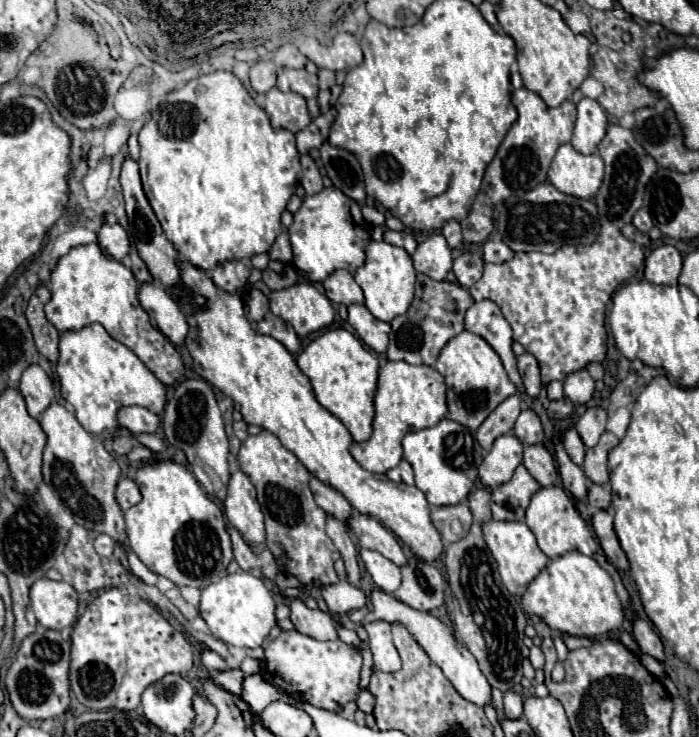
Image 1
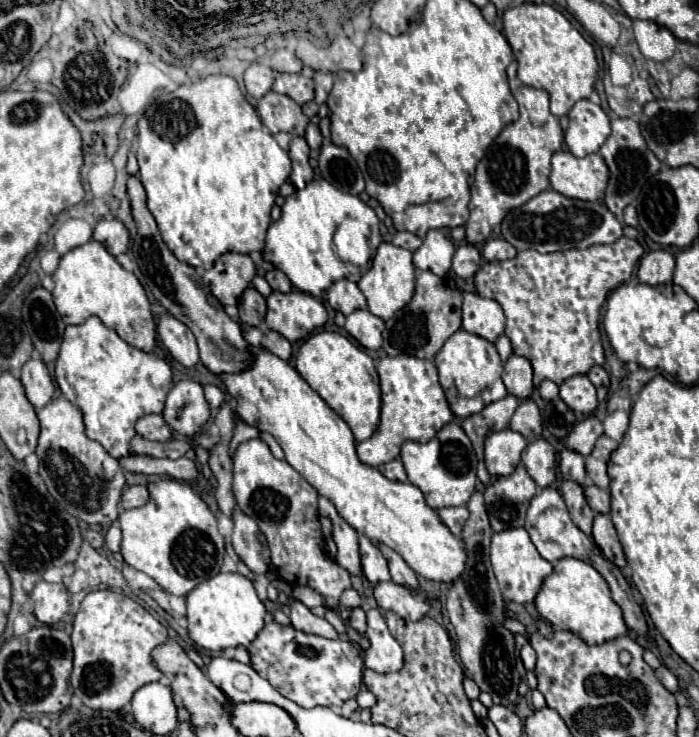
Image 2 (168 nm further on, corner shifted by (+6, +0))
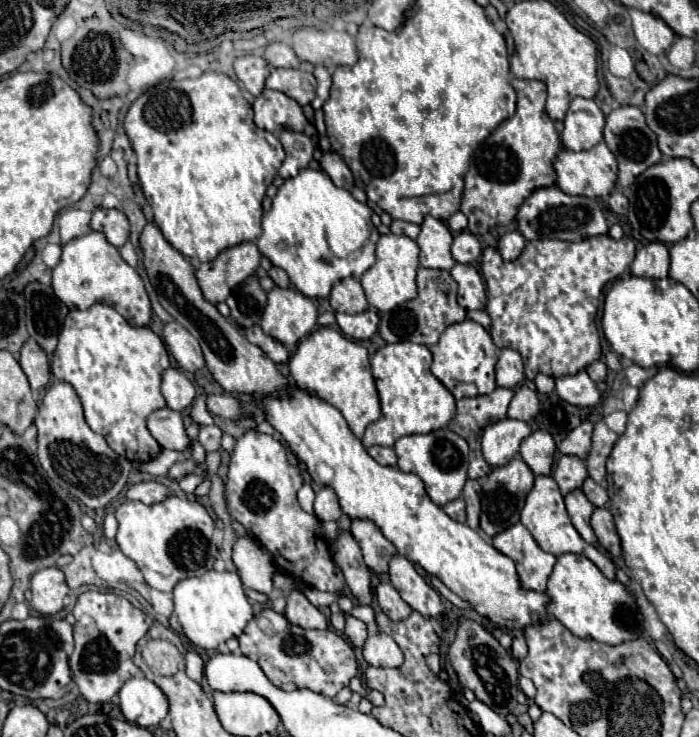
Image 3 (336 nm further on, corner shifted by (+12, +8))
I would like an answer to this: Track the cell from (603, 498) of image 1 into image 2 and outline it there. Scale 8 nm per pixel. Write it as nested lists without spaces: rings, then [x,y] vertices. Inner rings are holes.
[[[586,486],[584,496],[588,500],[588,506],[598,512],[598,514],[608,514],[610,512],[610,494],[598,486]]]

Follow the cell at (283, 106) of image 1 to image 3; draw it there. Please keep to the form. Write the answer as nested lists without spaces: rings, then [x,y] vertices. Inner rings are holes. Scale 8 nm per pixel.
[[[264,90],[252,104],[254,108],[254,124],[262,130],[268,130],[272,134],[280,130],[294,130],[302,132],[306,126],[306,116],[296,104],[296,100],[288,98],[282,92],[276,90]]]

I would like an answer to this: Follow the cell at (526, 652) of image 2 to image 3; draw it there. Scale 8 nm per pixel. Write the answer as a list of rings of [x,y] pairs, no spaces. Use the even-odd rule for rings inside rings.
[[[514,632],[514,642],[512,642],[512,656],[514,656],[516,660],[522,660],[526,654],[528,654],[528,646],[526,646],[526,640],[524,640],[522,632]]]

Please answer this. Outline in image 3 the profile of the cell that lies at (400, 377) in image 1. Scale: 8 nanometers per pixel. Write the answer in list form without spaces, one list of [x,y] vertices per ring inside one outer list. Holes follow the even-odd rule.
[[[396,342],[382,346],[372,362],[372,376],[380,394],[382,416],[368,424],[362,444],[368,446],[394,446],[400,436],[428,434],[446,426],[456,414],[456,400],[452,392],[430,372],[432,354],[426,346],[414,342]]]

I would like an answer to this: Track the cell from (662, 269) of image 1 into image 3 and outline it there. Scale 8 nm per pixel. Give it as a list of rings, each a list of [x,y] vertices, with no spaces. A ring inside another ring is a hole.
[[[650,242],[636,252],[630,270],[642,278],[668,278],[669,266],[668,248],[662,242]]]

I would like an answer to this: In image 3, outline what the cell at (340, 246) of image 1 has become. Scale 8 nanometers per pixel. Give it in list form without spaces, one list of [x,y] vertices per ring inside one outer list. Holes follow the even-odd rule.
[[[306,168],[306,170],[300,170],[298,176],[288,178],[278,188],[278,192],[272,200],[272,210],[268,214],[264,214],[264,218],[262,218],[262,236],[258,238],[256,244],[258,244],[260,252],[272,260],[274,266],[288,272],[290,282],[304,296],[328,298],[334,284],[338,284],[342,278],[360,278],[364,270],[368,270],[376,261],[376,244],[366,244],[372,234],[370,214],[372,214],[372,210],[368,206],[358,204],[346,190],[334,186],[330,176],[326,176],[320,170]]]

